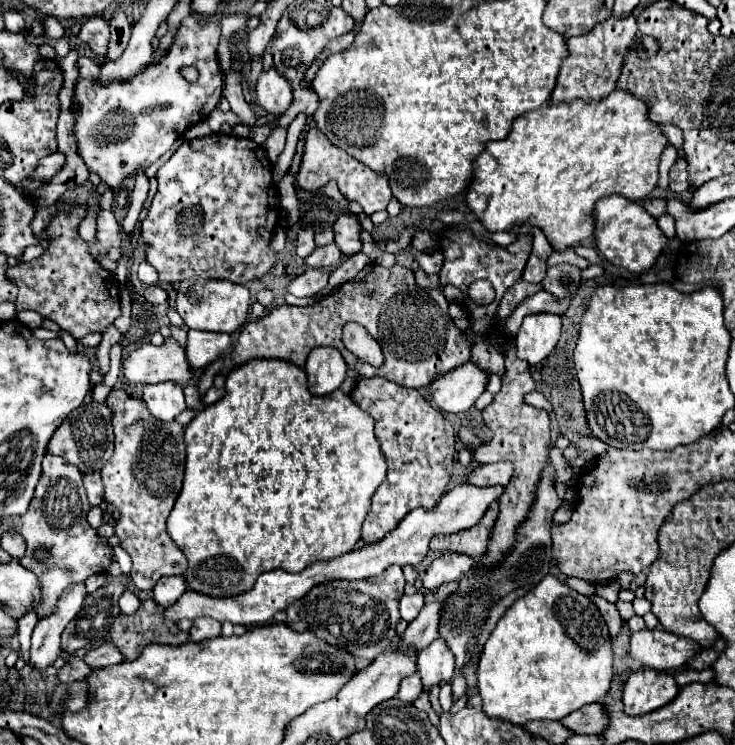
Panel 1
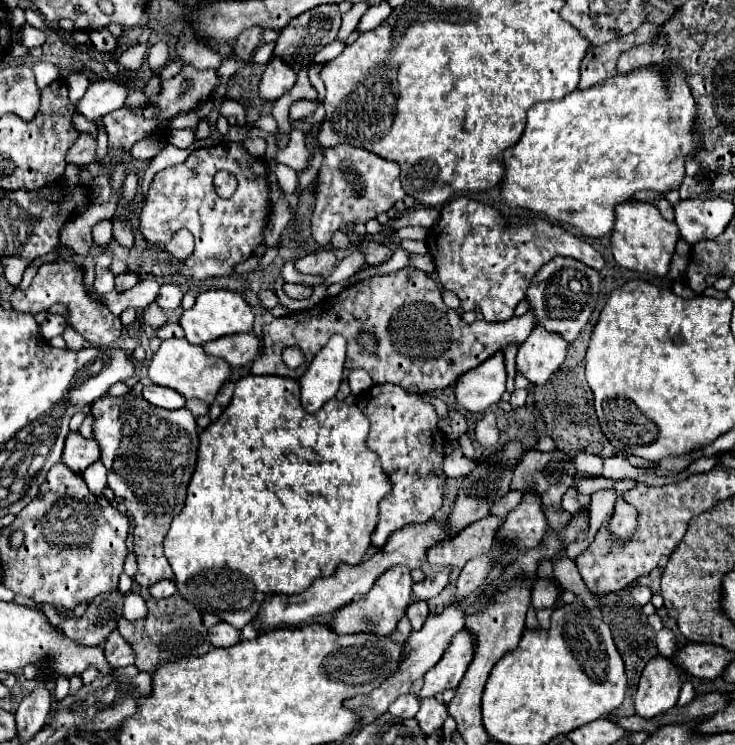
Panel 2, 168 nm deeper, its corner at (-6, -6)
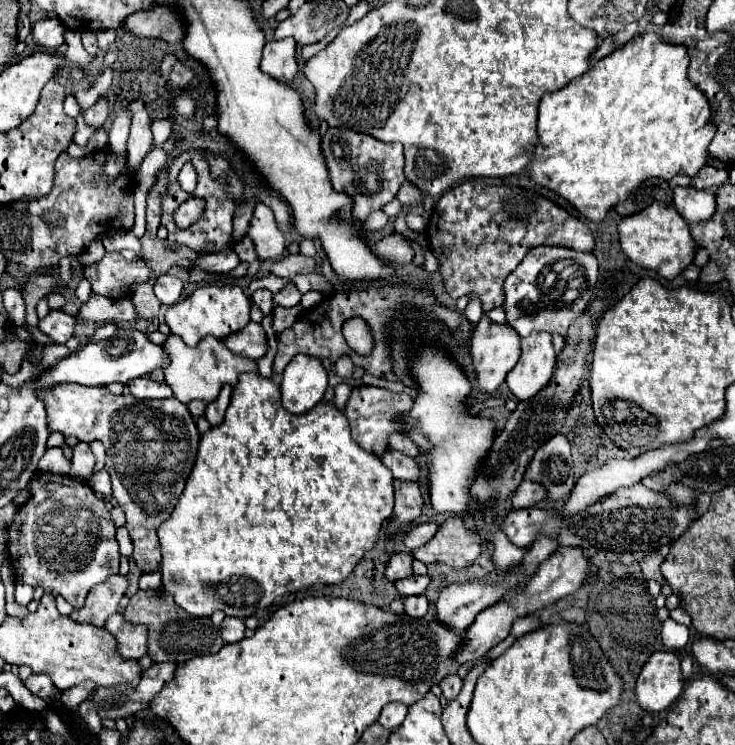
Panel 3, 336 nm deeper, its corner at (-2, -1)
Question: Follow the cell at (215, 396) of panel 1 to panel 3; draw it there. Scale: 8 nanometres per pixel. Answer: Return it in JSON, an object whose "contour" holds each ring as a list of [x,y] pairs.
{"contour":[[[224,385],[222,391],[220,391],[220,395],[216,397],[216,401],[208,403],[204,417],[210,421],[210,425],[220,425],[222,423],[226,407],[228,407],[228,401],[230,401],[230,393],[232,393],[232,387]]]}

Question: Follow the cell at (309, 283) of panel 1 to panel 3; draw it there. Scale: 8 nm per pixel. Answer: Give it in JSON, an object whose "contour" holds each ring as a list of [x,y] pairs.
{"contour":[[[290,281],[284,289],[280,289],[276,295],[274,295],[274,303],[276,305],[282,305],[282,307],[294,307],[300,303],[300,297],[302,293],[298,291],[298,287]]]}

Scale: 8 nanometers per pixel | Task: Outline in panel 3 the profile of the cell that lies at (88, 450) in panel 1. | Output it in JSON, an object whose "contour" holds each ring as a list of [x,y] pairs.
{"contour":[[[80,441],[74,447],[74,453],[72,453],[72,471],[70,471],[70,475],[76,477],[76,479],[86,481],[92,473],[94,463],[96,463],[96,459],[94,459],[94,453],[90,451],[90,445]]]}

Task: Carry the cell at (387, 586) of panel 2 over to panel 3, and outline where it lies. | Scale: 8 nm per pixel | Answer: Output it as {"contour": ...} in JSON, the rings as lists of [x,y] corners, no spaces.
{"contour":[[[396,551],[386,563],[384,577],[388,581],[396,583],[400,579],[406,579],[408,575],[412,575],[412,555],[406,553],[406,551]]]}

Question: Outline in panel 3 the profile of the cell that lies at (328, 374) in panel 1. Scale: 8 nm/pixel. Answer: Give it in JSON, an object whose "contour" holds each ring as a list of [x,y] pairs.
{"contour":[[[296,355],[282,375],[282,401],[290,413],[310,411],[328,387],[328,375],[320,359]]]}

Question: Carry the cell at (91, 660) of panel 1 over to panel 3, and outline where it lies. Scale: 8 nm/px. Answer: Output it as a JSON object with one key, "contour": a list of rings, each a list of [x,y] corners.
{"contour":[[[120,613],[112,615],[104,625],[116,637],[116,653],[124,659],[140,659],[146,655],[146,627],[124,621]]]}

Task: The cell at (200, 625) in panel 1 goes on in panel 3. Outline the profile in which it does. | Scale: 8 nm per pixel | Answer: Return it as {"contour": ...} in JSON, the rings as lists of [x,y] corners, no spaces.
{"contour":[[[226,617],[226,619],[222,621],[222,625],[220,625],[220,635],[222,635],[222,639],[224,639],[226,643],[236,643],[236,641],[240,641],[240,639],[244,637],[244,631],[246,631],[244,621],[240,621],[240,619],[236,619],[236,617]]]}

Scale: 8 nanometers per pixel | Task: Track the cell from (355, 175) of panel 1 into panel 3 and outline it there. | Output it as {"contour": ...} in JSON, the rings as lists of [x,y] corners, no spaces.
{"contour":[[[328,129],[322,137],[322,153],[326,159],[326,167],[330,173],[332,187],[336,191],[344,191],[352,197],[352,219],[364,221],[372,211],[382,209],[388,201],[392,201],[404,181],[404,153],[400,143],[382,143],[364,133],[356,133],[350,129]]]}

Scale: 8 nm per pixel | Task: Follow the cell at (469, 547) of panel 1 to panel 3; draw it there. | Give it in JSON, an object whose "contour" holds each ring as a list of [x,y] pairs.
{"contour":[[[450,517],[440,523],[440,529],[432,541],[414,549],[414,559],[430,565],[430,563],[446,563],[452,569],[464,569],[476,561],[476,557],[484,549],[482,537],[474,533],[474,529],[460,517]]]}

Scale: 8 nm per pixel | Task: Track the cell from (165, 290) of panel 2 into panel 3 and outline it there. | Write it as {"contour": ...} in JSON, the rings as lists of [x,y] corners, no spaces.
{"contour":[[[160,275],[156,285],[154,285],[154,293],[158,297],[158,301],[162,305],[174,305],[180,301],[180,293],[182,293],[182,281],[178,277],[170,277],[170,275]]]}

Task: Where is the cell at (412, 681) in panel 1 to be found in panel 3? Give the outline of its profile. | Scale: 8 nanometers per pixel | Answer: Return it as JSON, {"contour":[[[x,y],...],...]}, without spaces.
{"contour":[[[390,701],[388,705],[384,705],[378,721],[380,721],[380,725],[384,725],[386,729],[396,729],[396,727],[404,721],[406,715],[408,715],[408,707],[406,707],[404,703],[400,703],[400,701]]]}

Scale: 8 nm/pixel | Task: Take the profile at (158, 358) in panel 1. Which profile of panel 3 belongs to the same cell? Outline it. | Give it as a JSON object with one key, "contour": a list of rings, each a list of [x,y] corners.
{"contour":[[[168,335],[162,349],[164,353],[168,353],[170,359],[170,363],[164,367],[164,381],[172,387],[174,397],[184,403],[190,403],[192,399],[210,403],[218,397],[222,385],[236,385],[240,373],[258,371],[254,359],[244,359],[240,355],[230,353],[226,345],[216,337],[204,337],[196,347],[188,347],[180,337]]]}

